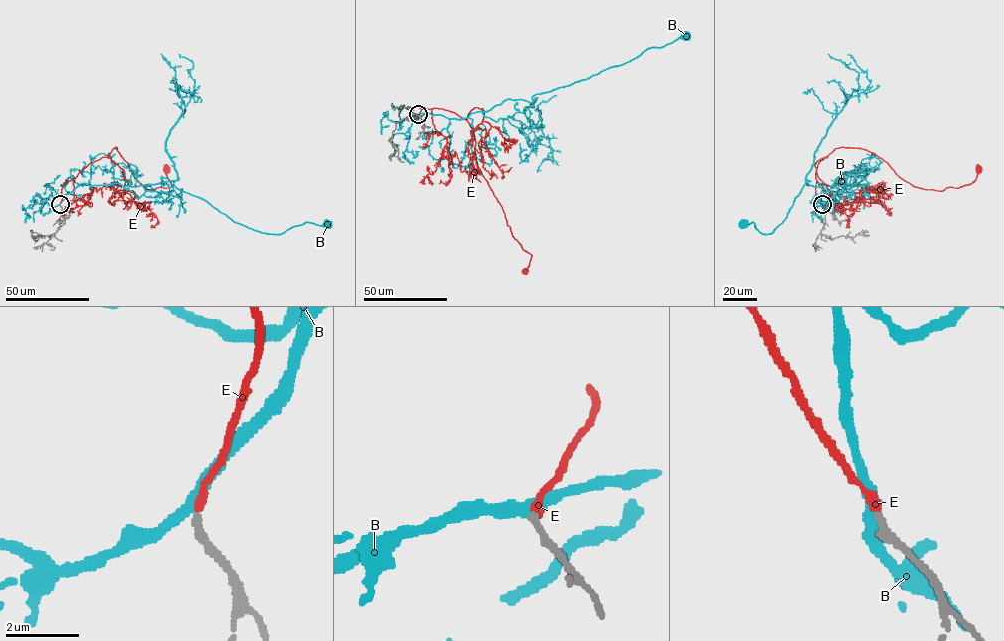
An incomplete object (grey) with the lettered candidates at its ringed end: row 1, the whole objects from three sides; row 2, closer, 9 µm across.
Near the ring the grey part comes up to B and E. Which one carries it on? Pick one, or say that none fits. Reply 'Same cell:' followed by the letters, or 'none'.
Same cell: E

